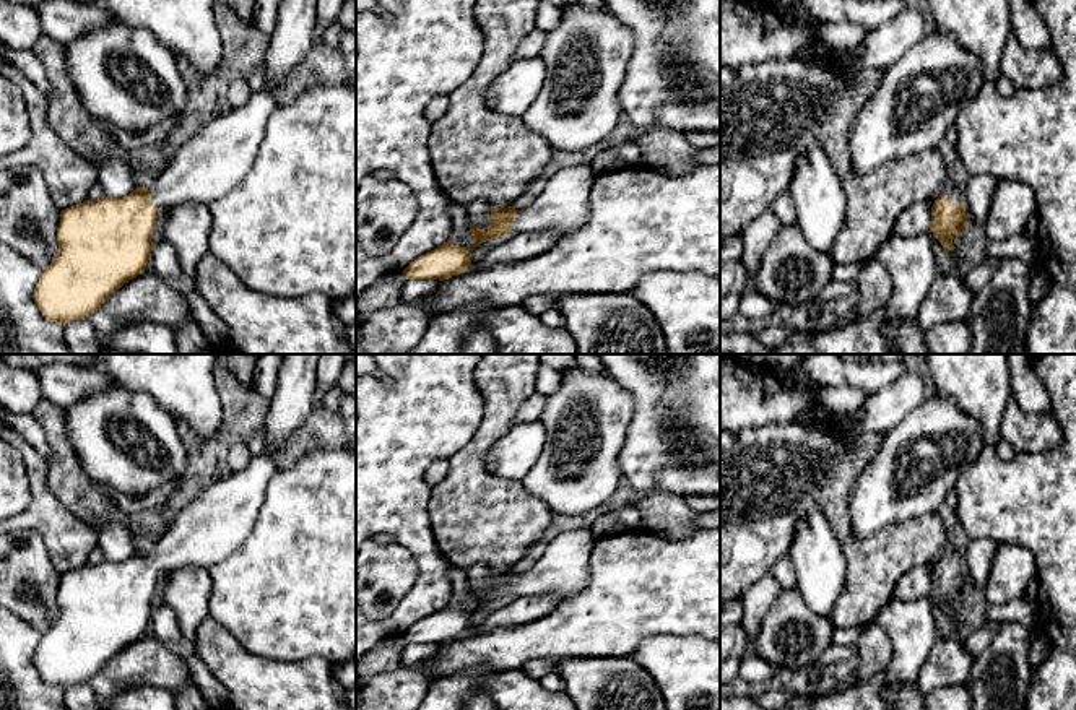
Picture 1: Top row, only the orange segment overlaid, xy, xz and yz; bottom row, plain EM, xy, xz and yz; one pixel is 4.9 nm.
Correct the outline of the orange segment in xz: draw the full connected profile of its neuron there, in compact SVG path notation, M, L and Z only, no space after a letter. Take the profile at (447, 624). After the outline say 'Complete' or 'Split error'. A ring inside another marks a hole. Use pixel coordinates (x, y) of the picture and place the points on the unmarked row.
M569 530L546 544L535 565L520 575L515 570L492 572L489 590L478 593L470 587L471 611L452 608L450 601L426 619L418 621L401 637L406 643L449 643L468 635L471 616L483 606L505 596L553 595L564 601L579 595L590 582L590 554L595 546L590 530Z. Split error

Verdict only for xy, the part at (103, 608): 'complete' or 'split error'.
split error

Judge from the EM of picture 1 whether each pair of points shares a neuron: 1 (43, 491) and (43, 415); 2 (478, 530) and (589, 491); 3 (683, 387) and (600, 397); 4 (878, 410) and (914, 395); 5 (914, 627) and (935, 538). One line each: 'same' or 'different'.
1: different
2: different
3: different
4: same
5: different

